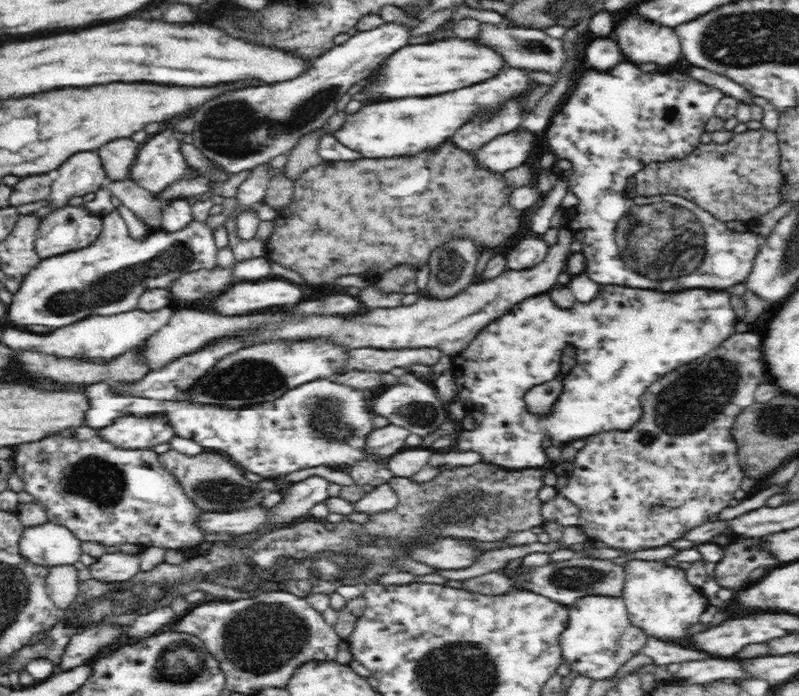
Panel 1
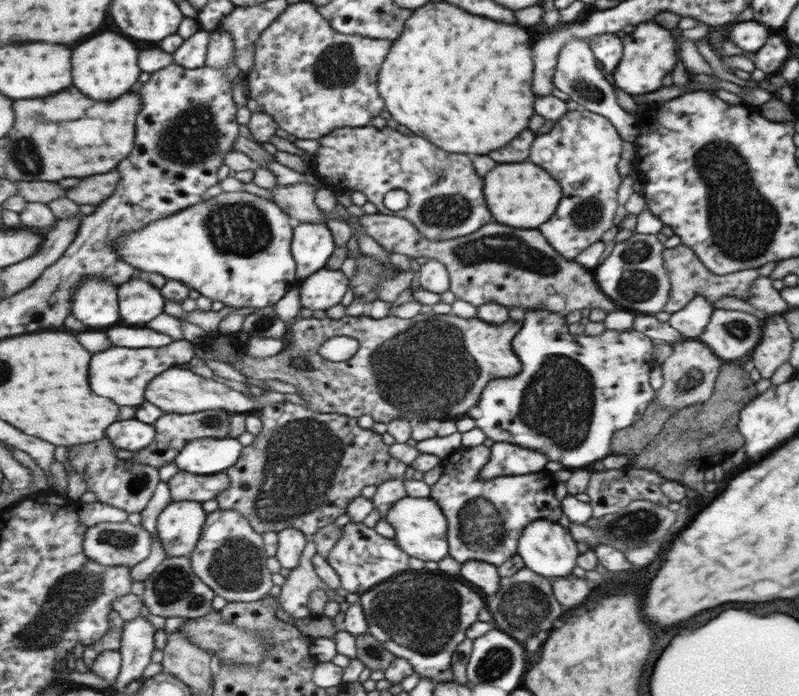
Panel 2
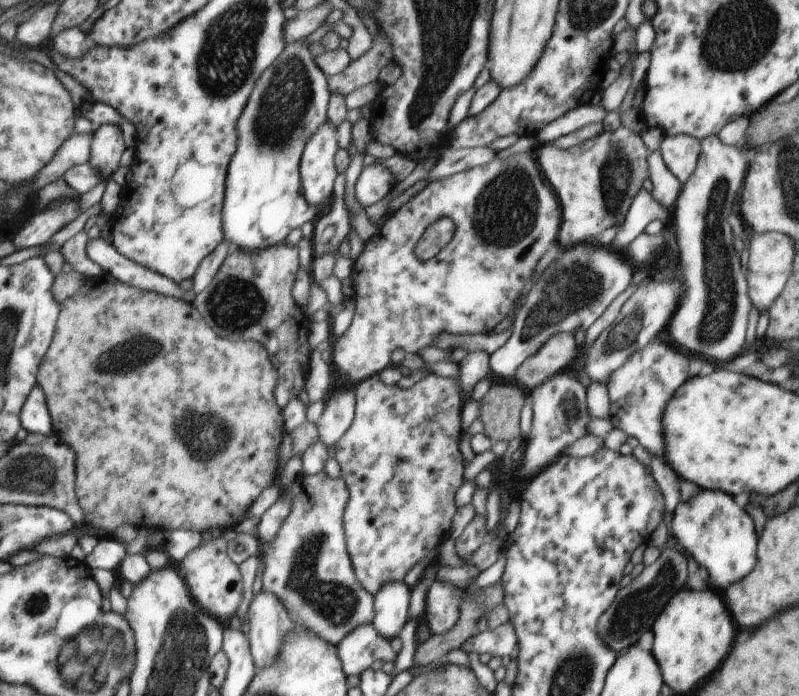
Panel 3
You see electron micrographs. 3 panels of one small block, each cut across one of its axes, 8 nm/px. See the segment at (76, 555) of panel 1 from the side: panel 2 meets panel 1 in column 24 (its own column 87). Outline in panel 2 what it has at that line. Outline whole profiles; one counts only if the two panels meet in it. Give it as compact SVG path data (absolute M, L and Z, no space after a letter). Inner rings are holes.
M106 522L88 530L86 538L86 555L92 560L106 566L135 567L152 554L152 534L144 526L133 523Z

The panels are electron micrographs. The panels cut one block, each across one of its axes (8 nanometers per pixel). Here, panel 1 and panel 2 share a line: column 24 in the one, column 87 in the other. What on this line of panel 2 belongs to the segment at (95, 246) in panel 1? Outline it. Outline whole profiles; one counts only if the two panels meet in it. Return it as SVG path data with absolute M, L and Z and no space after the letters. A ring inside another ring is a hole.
M88 277L74 298L72 312L88 326L114 326L120 316L119 286L104 277Z

